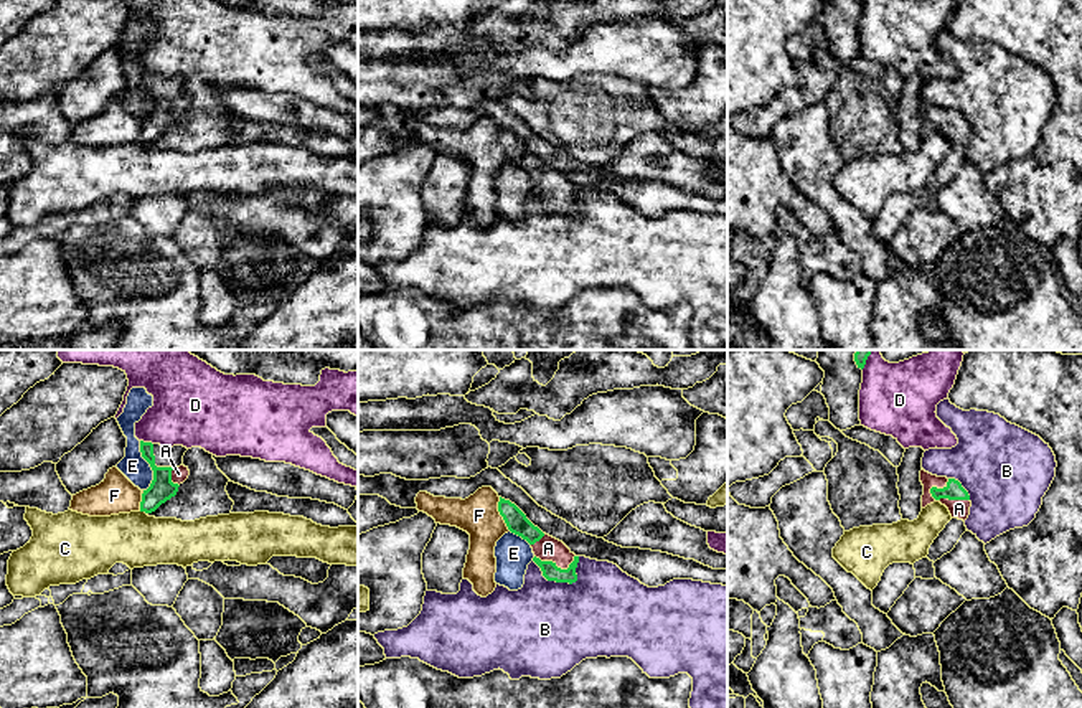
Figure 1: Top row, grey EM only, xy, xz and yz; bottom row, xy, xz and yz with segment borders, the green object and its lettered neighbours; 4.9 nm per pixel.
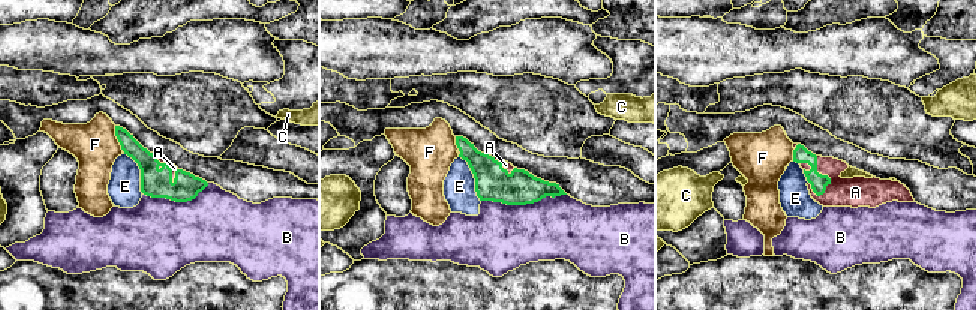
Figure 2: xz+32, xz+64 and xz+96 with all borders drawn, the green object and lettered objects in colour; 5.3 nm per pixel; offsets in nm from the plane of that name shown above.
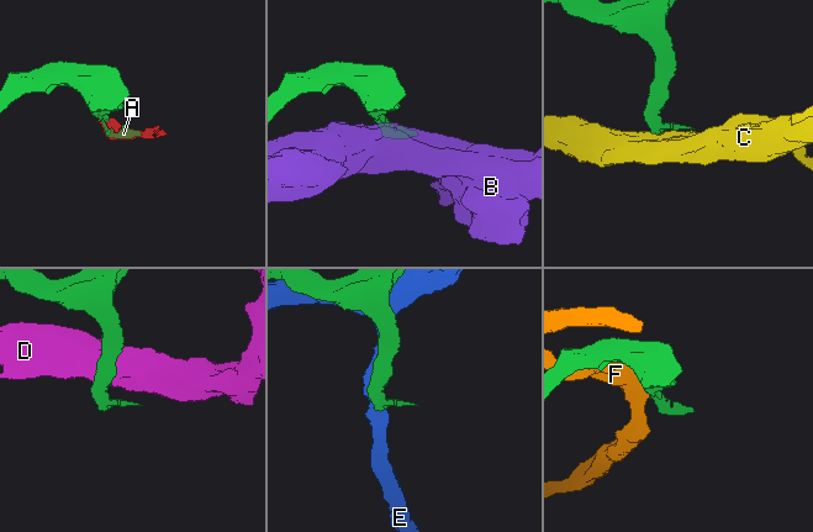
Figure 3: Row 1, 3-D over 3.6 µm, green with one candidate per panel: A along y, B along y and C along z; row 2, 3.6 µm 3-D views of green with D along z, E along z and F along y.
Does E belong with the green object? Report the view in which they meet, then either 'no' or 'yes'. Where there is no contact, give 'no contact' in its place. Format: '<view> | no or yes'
xy | no

